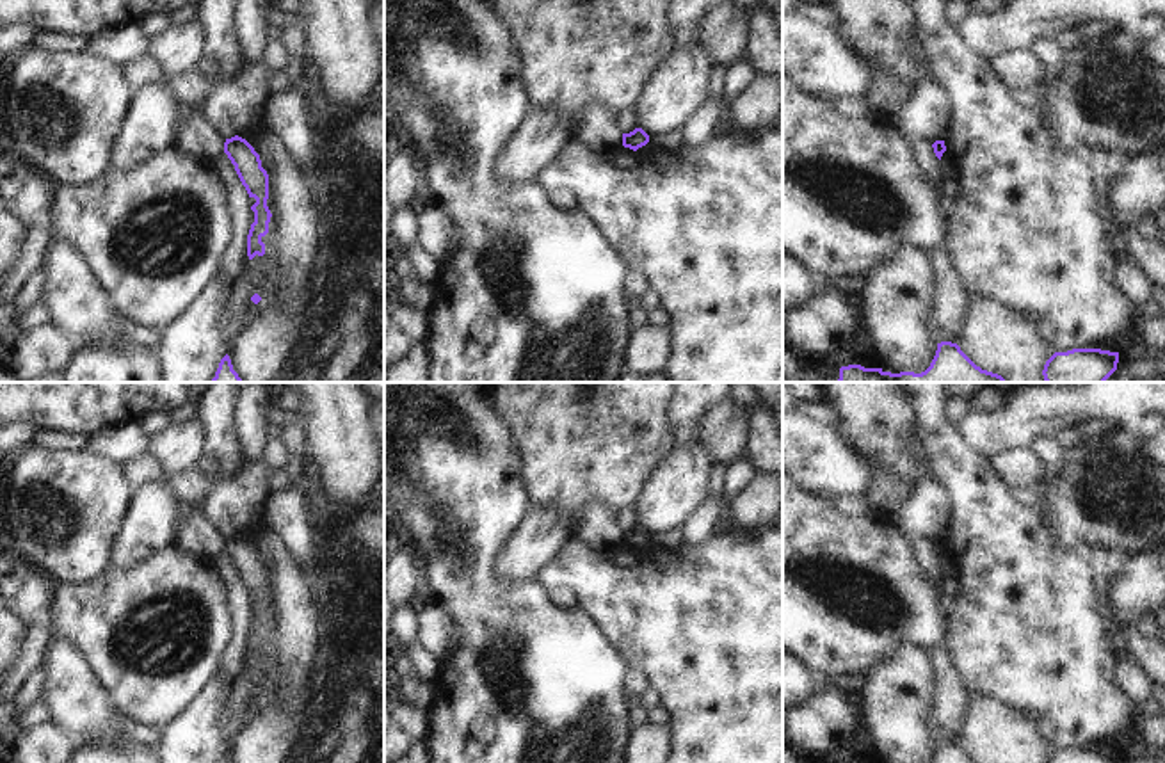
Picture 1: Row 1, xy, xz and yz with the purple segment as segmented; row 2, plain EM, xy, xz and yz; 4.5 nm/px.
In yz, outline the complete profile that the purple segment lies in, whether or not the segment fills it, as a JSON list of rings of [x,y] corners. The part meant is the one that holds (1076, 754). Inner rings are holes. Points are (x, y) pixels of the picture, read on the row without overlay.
[[[1073,747],[1067,751],[1055,751],[1046,763],[1117,763],[1119,751],[1101,747]]]

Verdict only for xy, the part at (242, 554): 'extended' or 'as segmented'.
as segmented

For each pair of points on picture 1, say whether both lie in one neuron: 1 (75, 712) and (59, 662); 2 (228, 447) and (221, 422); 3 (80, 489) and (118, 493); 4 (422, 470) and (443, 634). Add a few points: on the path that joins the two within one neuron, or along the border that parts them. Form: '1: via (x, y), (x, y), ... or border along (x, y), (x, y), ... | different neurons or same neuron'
1: via (75, 699), (66, 674) | same neuron
2: via (223, 441), (221, 427) | same neuron
3: via (89, 493), (109, 493) | same neuron
4: border along (429, 602), (454, 626), (457, 635), (456, 648) | different neurons

